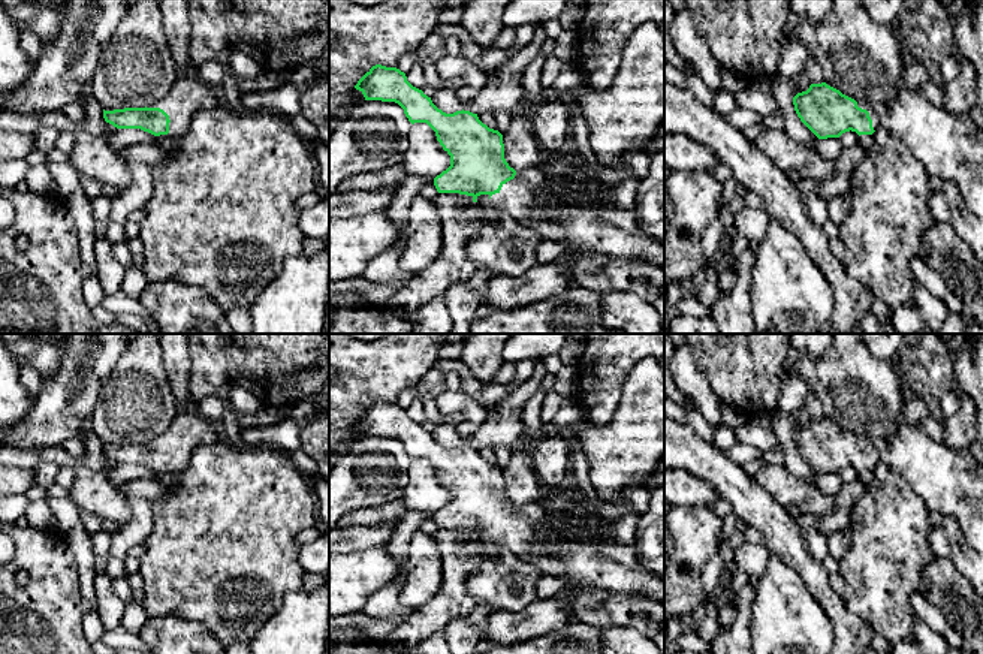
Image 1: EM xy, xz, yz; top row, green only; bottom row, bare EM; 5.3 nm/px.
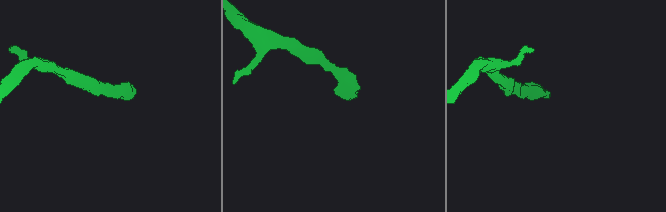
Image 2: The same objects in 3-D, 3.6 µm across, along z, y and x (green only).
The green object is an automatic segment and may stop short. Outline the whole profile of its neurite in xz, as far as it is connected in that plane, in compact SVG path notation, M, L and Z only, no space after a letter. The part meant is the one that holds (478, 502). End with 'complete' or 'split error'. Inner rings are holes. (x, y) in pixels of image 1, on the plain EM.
M382 400L373 401L355 421L365 436L395 437L411 459L426 458L443 485L450 491L450 501L434 513L438 528L459 528L473 533L491 546L507 548L512 554L533 564L542 576L561 579L567 587L590 584L610 593L642 594L664 603L664 579L649 573L637 560L633 545L603 540L561 537L546 528L545 509L536 501L516 507L504 494L503 470L483 459L477 449L456 446L446 449L431 433L413 422L404 407Z; split error

